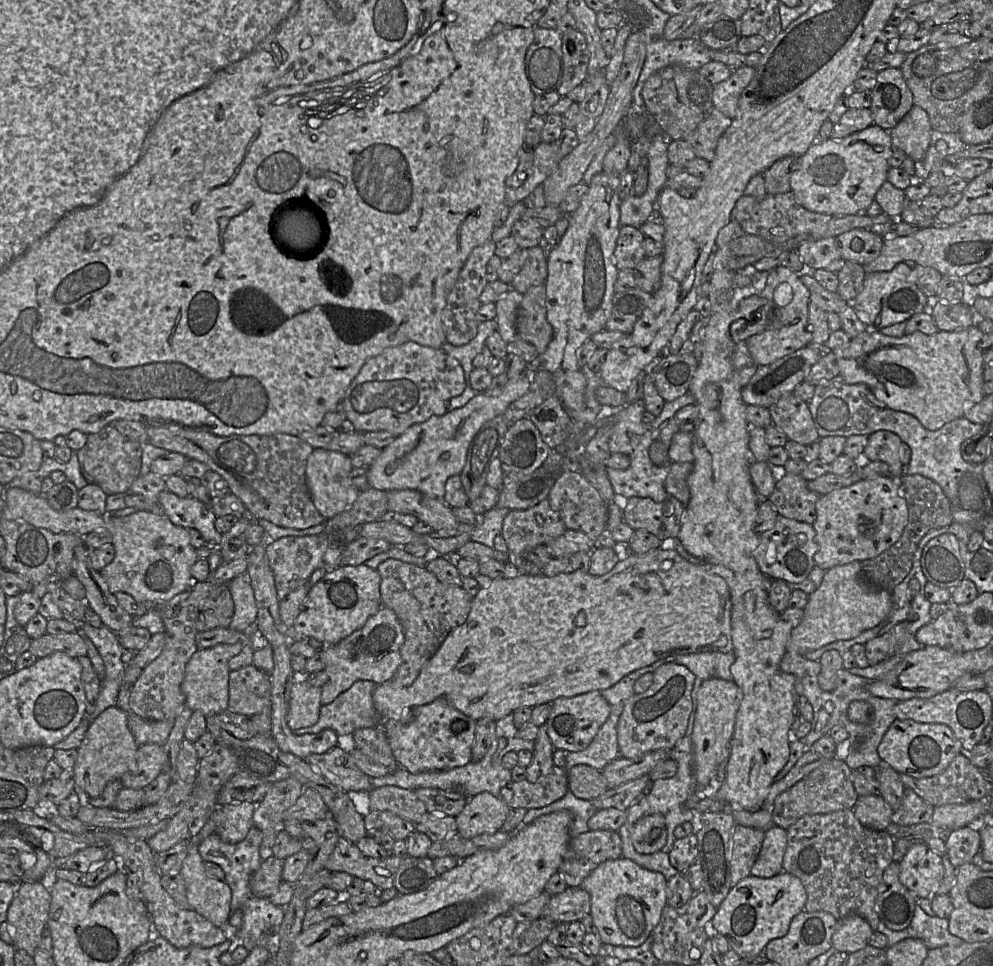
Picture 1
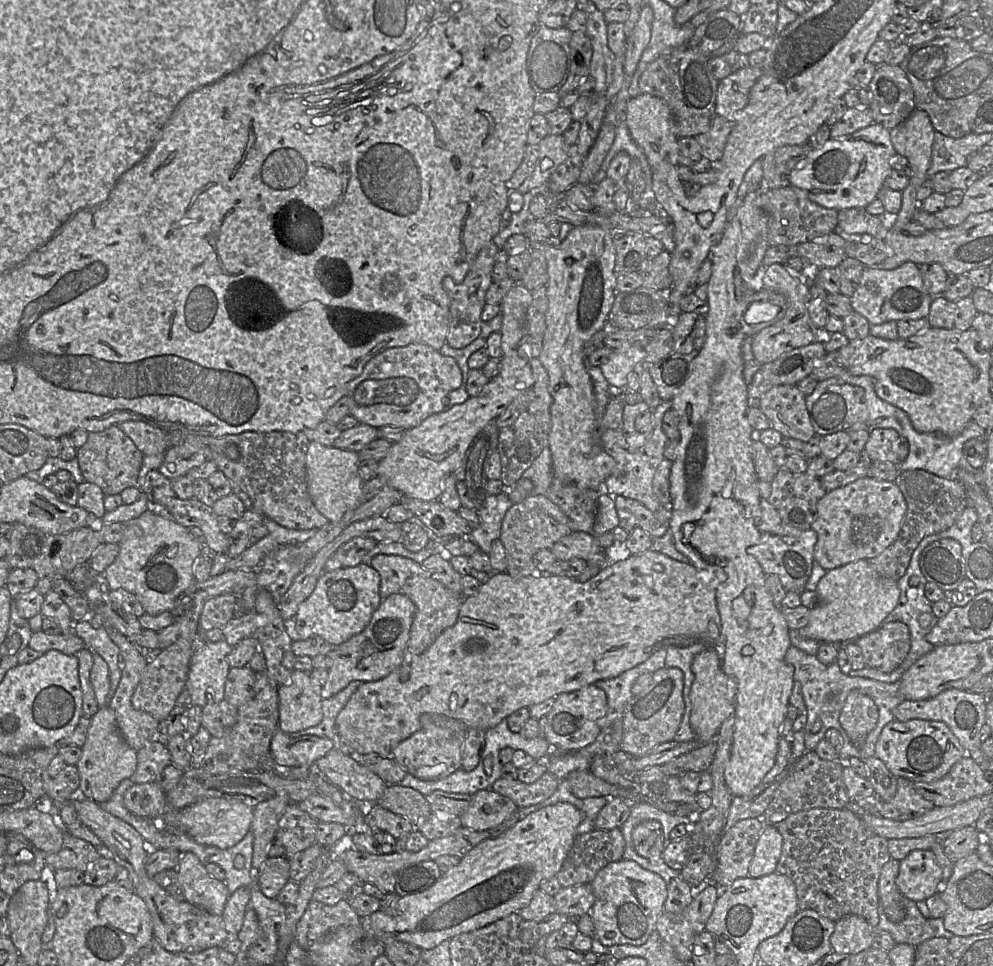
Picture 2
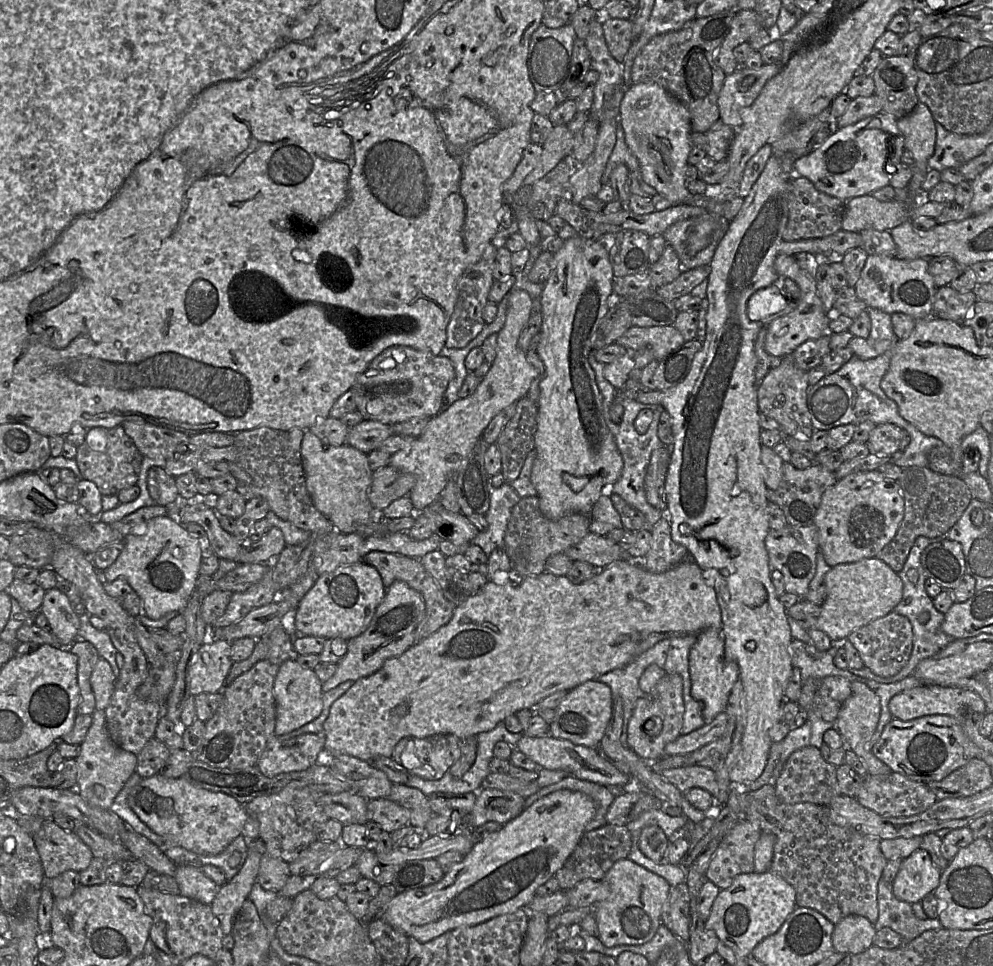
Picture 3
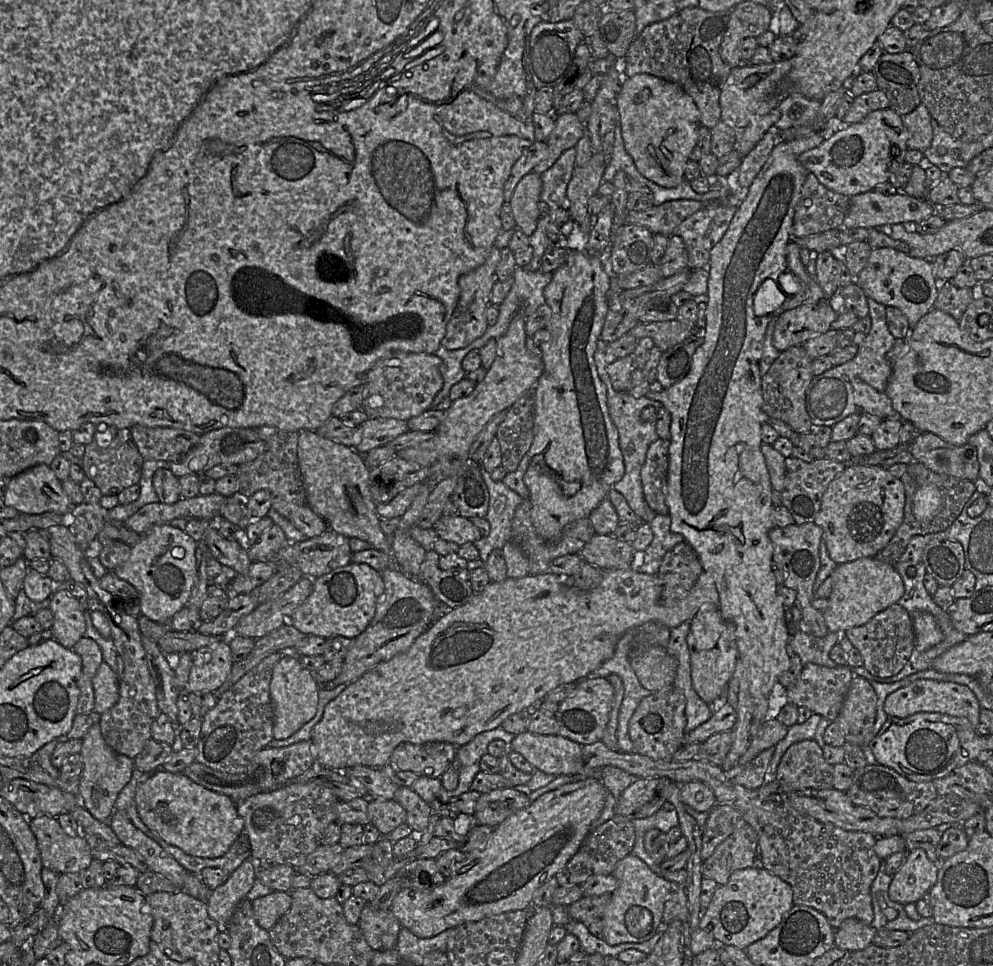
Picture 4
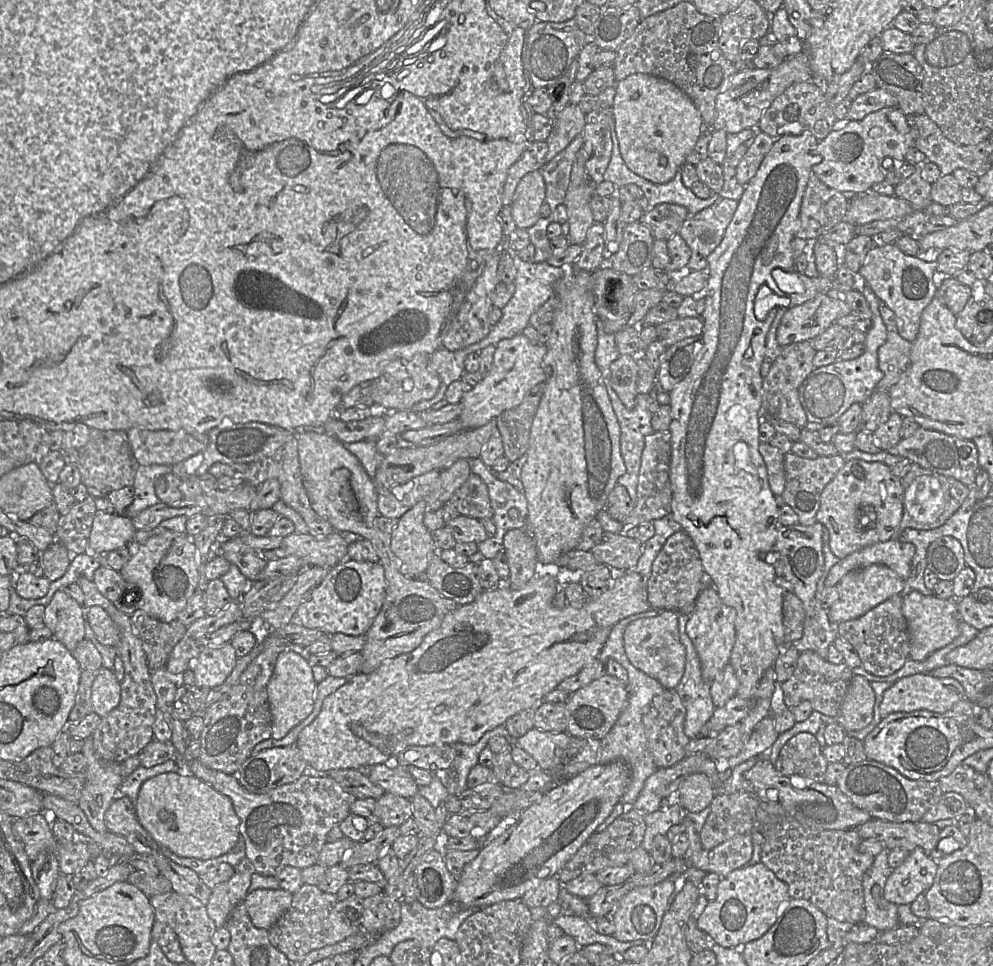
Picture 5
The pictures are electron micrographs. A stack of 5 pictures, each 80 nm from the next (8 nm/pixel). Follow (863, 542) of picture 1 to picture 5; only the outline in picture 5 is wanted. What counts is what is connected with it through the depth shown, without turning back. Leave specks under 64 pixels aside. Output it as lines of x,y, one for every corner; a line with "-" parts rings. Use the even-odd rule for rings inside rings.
851,459
824,488
816,514
817,522
829,530
829,546
843,559
866,546
885,542
898,535
903,517
904,490
901,479
882,462

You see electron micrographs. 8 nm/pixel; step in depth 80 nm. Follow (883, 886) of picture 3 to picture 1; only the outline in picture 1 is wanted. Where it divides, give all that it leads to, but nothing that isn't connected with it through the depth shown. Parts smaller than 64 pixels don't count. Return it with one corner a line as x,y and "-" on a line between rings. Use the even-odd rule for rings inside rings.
916,904
912,921
907,928
894,931
886,927
882,921
879,921
876,931
879,931
887,937
887,948
908,938
922,940
928,949
961,945
964,941
949,932
948,923
947,918
927,915
925,911

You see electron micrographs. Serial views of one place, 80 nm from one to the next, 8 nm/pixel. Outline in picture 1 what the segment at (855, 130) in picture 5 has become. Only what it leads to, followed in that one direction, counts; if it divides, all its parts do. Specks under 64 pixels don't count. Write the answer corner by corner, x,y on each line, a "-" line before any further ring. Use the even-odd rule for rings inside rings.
876,124
841,139
815,142
800,156
799,168
790,178
791,191
812,212
833,217
867,215
867,208
887,179
892,149
889,131

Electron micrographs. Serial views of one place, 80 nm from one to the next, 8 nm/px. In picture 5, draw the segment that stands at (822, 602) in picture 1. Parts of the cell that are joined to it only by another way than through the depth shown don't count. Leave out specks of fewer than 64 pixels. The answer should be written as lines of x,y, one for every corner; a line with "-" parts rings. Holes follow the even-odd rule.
872,564
847,573
835,586
838,589
838,599
828,609
828,618
831,622
839,624
856,619
891,596
901,594
904,581
885,565

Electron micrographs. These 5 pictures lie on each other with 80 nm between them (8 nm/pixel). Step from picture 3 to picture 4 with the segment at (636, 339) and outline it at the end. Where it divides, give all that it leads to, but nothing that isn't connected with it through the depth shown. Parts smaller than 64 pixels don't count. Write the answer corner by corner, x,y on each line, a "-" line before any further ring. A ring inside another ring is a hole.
676,319
663,322
638,323
628,331
637,340
644,337
651,338
654,345
663,352
698,332
696,327
689,327

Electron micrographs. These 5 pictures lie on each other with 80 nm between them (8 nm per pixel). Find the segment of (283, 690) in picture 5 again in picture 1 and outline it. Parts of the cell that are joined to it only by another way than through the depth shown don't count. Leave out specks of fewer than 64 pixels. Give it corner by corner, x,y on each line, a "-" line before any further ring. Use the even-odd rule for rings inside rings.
298,676
292,687
288,725
291,730
298,730
315,725
320,716
321,688
308,682
308,676

